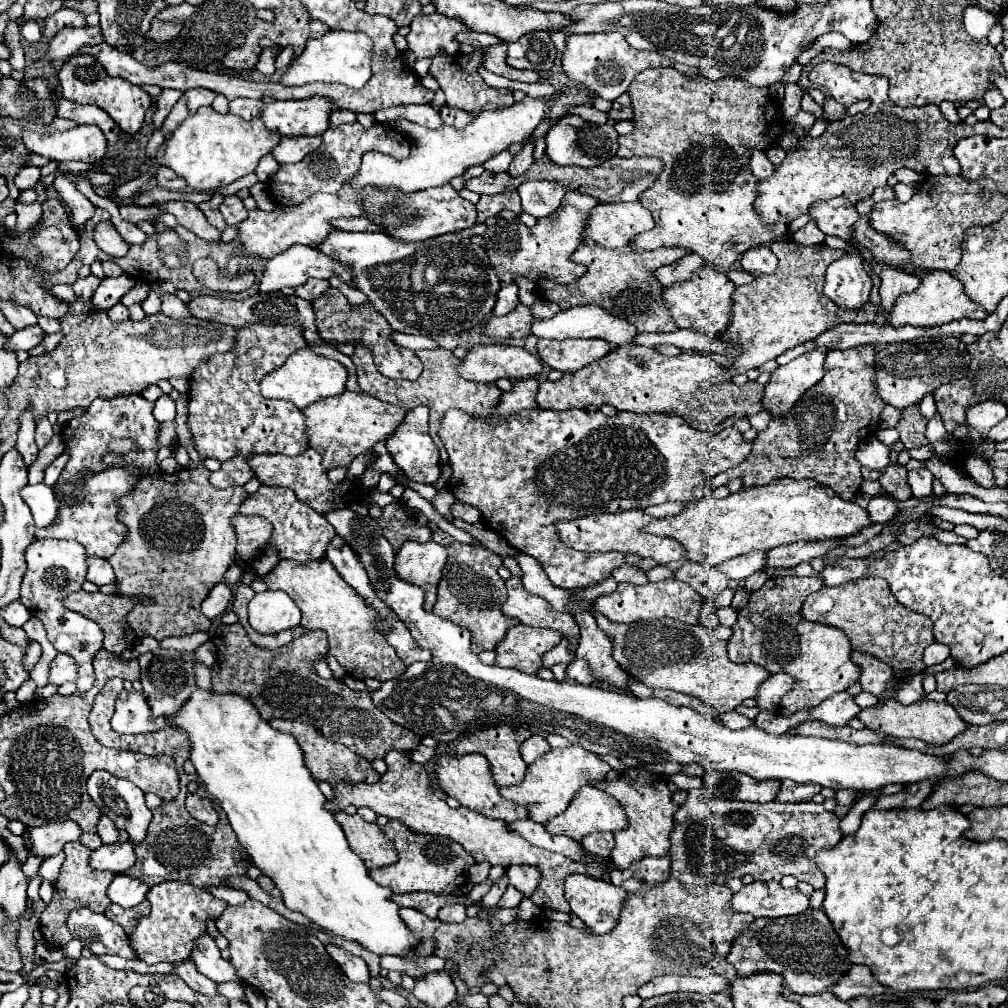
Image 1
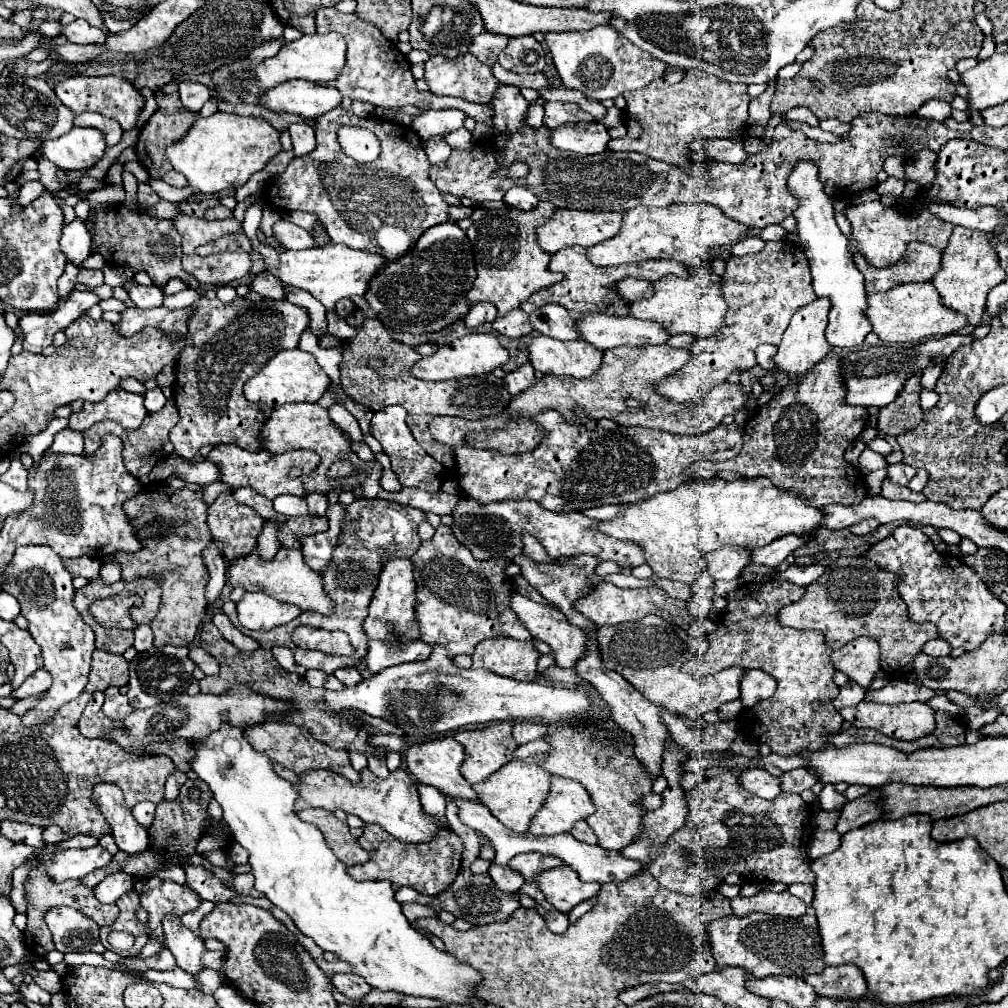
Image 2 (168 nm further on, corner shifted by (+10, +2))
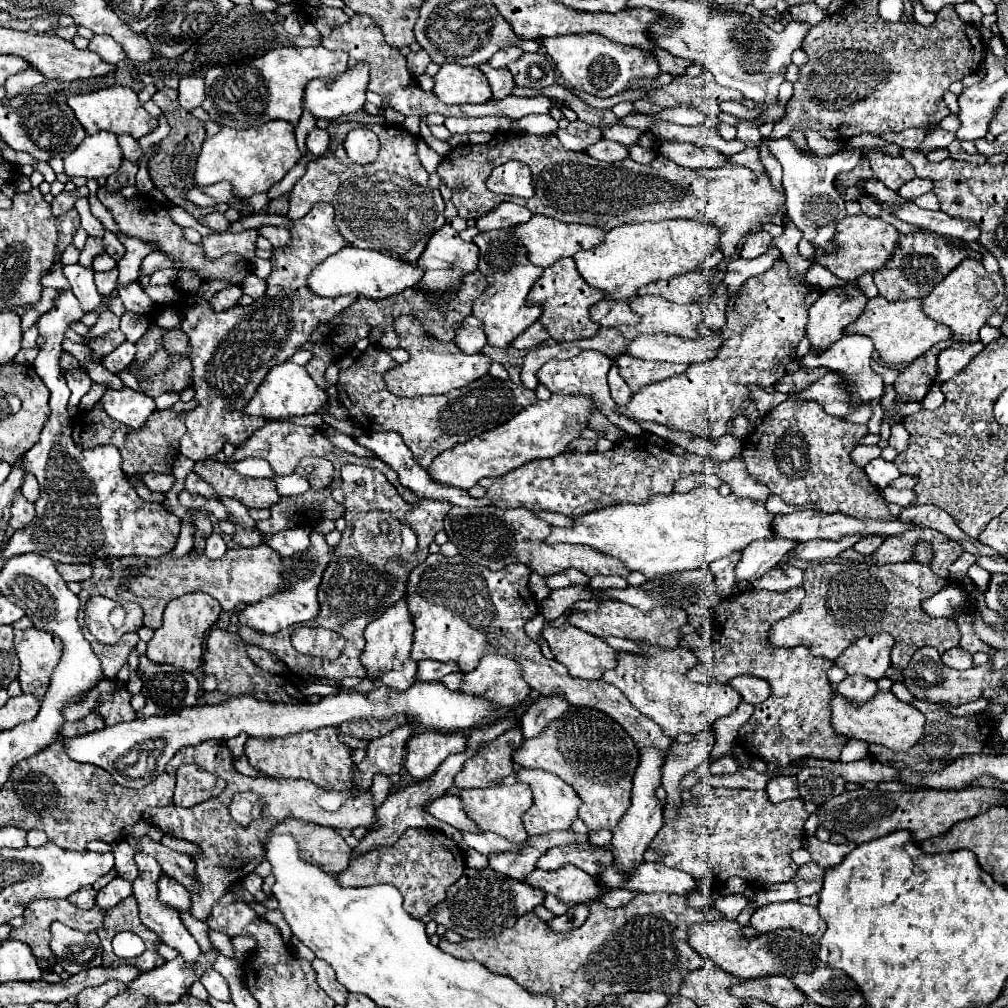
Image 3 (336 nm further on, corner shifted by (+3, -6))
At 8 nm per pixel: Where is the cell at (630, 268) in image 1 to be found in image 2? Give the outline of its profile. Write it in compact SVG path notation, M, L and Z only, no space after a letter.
M576 245L576 247L566 247L558 253L552 255L550 259L550 265L548 265L552 271L562 271L564 273L564 279L548 289L542 289L540 293L534 293L528 301L524 301L524 305L520 305L526 313L534 311L536 307L542 307L542 305L548 305L548 303L558 303L562 307L568 309L568 313L572 317L578 317L580 313L586 313L586 311L600 311L600 313L606 313L606 315L618 315L618 317L628 317L630 315L630 303L626 303L618 293L616 293L616 283L622 281L624 277L642 277L642 279L650 279L650 281L656 281L656 279L662 279L664 275L670 275L670 273L676 273L678 277L686 277L688 275L688 267L686 265L680 265L680 261L666 261L666 259L652 259L652 261L640 261L636 265L616 265L616 267L598 267L598 265L592 265L592 261L588 261L588 255L586 255L586 249Z

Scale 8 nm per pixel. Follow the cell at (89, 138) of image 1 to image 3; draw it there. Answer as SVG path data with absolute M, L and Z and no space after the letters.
M99 131L87 135L81 141L81 145L75 151L71 151L63 161L65 161L65 173L69 177L99 179L119 171L123 161L123 151L117 143L117 135L109 131Z

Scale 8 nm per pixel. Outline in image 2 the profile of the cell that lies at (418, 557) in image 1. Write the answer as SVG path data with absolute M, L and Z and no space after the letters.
M392 557L384 563L380 573L378 587L374 591L372 603L368 607L368 617L364 621L364 629L370 639L388 639L390 635L396 637L418 637L418 621L416 621L416 579L412 569L412 559L406 557Z

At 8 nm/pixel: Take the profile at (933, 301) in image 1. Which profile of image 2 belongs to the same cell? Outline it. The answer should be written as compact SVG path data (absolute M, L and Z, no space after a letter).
M930 281L920 285L900 285L884 293L868 295L866 315L872 323L872 331L886 343L916 343L924 337L956 333L968 325L968 317L962 317L940 301L940 295Z

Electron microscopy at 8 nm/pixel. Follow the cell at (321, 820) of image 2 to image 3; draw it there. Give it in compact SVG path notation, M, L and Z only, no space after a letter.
M285 819L267 833L263 839L263 849L267 839L279 833L291 833L299 845L301 857L329 875L339 875L349 865L351 847L333 827L321 827L299 819Z

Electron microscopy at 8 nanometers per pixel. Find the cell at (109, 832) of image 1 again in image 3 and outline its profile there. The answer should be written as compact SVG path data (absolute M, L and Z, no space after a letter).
M123 839L113 843L113 855L115 855L115 869L119 873L119 877L127 881L135 881L139 875L137 865L135 865L135 851L125 845Z

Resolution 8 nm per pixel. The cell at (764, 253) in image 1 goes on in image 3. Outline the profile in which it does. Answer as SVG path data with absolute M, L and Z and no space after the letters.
M757 231L757 233L749 235L743 249L741 249L741 257L743 259L755 259L755 257L763 255L771 247L771 239L773 237L767 231Z

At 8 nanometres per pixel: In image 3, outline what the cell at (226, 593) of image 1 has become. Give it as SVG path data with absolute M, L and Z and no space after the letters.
M211 533L211 535L207 537L205 555L207 555L209 559L219 559L219 557L225 555L225 551L227 551L227 545L225 545L223 537L221 537L219 533Z

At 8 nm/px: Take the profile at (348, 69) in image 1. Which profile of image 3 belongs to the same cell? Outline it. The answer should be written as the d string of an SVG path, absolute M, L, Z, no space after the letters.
M281 46L271 49L263 57L243 63L215 65L205 75L203 109L211 121L221 127L245 129L261 123L283 119L297 123L303 113L303 89L315 77L335 77L347 69L347 53L329 51L325 47Z

